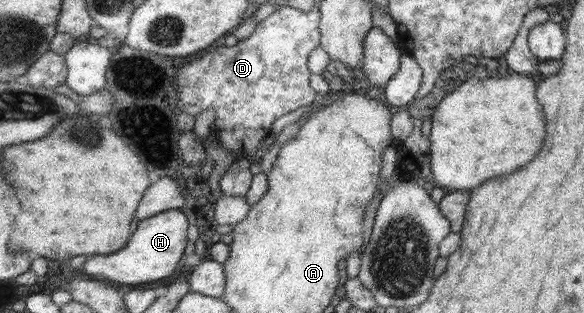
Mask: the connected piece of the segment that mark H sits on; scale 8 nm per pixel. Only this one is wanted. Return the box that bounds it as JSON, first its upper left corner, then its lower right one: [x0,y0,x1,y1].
[82,209,190,286]

